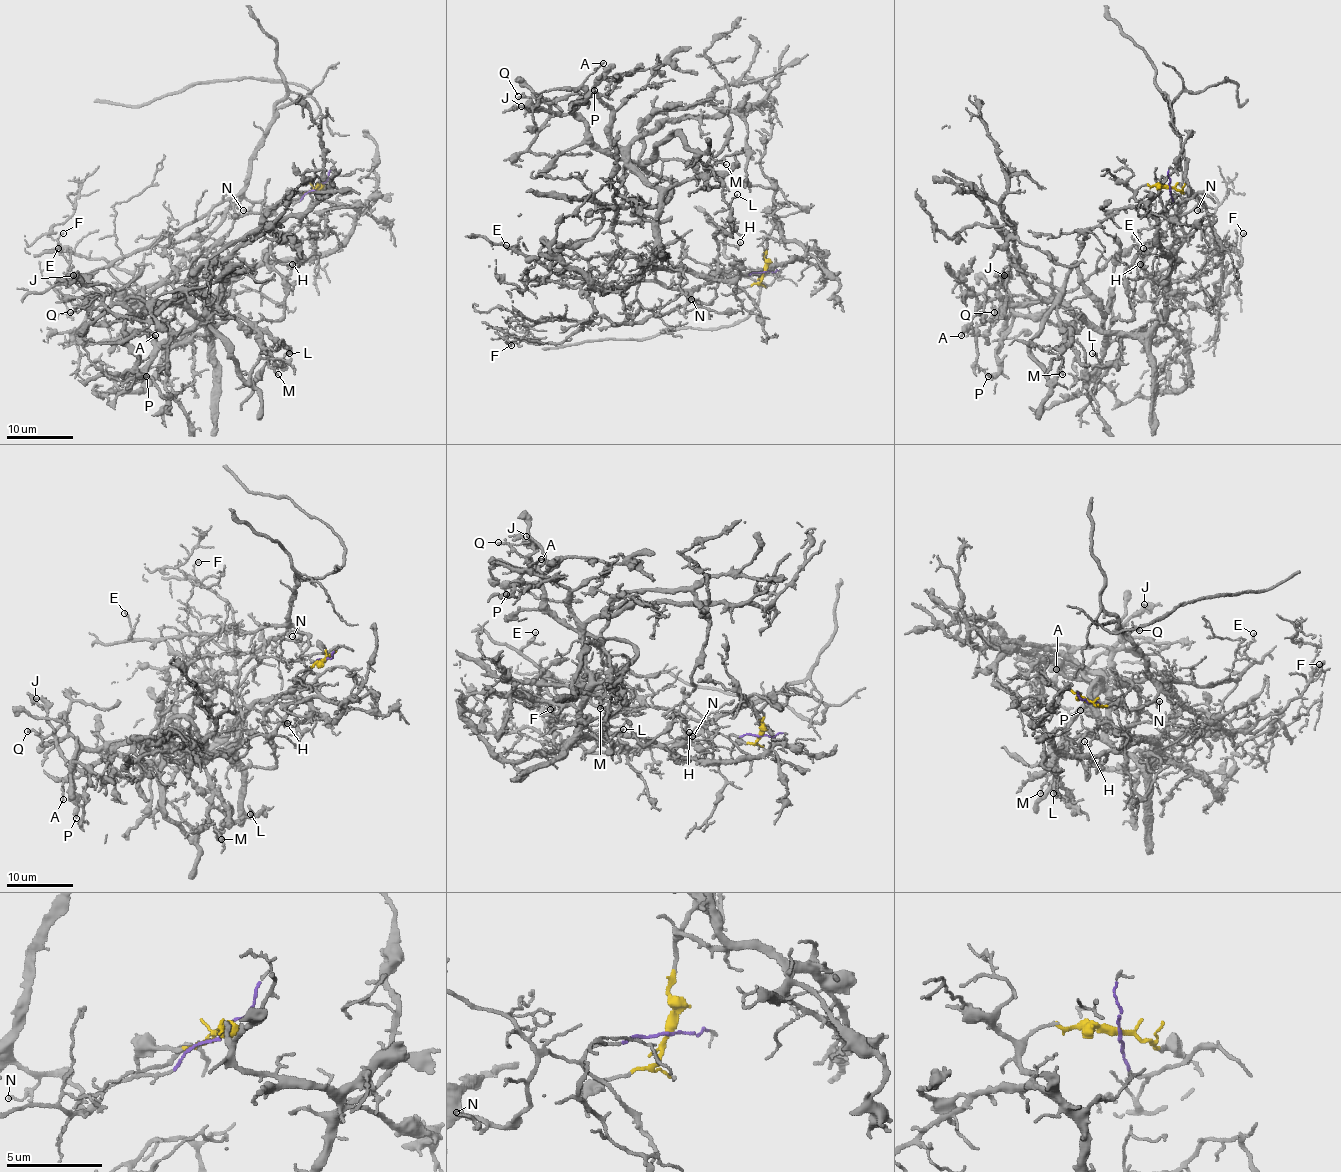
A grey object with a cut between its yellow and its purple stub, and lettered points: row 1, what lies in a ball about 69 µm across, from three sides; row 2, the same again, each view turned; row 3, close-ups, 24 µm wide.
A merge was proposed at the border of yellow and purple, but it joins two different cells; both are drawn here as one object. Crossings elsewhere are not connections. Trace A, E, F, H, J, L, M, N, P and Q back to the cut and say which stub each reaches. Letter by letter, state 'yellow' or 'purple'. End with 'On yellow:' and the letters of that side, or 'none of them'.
A: yellow
E: purple
F: purple
H: yellow
J: yellow
L: yellow
M: yellow
N: purple
P: yellow
Q: yellow
On yellow: A, H, J, L, M, P, Q

